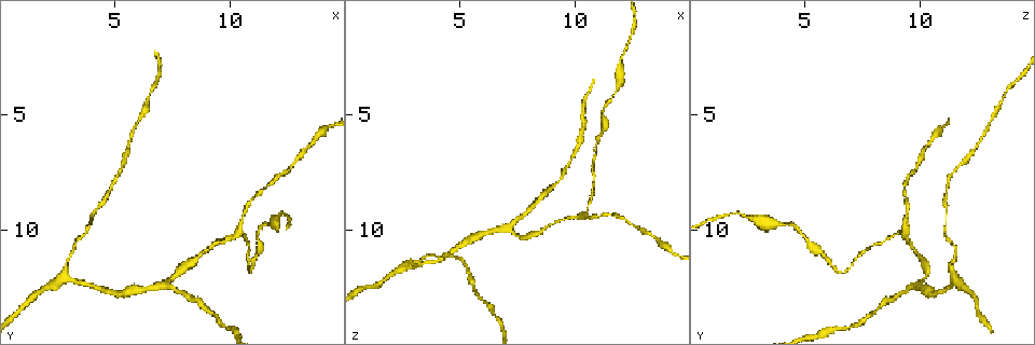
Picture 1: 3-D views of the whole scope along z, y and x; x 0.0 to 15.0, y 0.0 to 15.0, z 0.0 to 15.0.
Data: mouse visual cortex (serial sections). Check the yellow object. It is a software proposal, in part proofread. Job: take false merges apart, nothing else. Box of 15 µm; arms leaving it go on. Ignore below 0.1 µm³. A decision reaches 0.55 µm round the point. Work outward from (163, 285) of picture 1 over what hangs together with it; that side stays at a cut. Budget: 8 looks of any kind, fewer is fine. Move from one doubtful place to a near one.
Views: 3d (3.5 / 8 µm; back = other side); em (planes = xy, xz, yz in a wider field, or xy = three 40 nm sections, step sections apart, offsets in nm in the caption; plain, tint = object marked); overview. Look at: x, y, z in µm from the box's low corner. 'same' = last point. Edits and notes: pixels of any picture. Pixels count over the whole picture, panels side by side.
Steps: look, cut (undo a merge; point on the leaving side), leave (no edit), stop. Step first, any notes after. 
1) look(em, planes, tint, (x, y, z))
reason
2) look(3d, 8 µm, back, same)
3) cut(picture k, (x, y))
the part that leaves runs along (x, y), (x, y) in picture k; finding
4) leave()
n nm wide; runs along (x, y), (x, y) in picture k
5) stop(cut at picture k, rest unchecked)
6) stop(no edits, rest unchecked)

look(3d, 3.5 µm, (8.6, 11.2, 10.1))
calibre changes

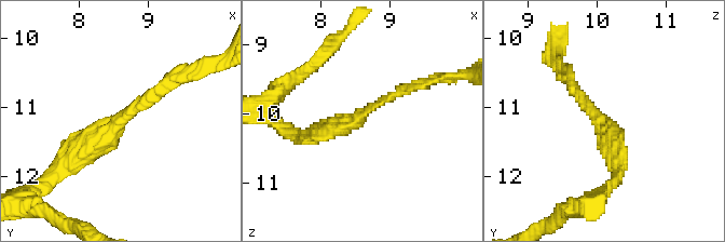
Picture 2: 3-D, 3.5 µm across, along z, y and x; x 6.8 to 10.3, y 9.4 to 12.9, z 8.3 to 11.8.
look(em, planes, tint, (8.60, 11.20, 10.00))

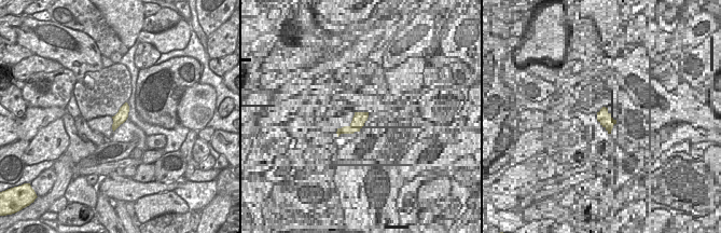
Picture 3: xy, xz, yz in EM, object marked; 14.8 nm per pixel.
leave()
runs along (68, 158), (105, 137), (175, 78) in picture 2; one cell here

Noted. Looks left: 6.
look(3d, 8 µm, (10.3, 10.2, 9.3))
three arms meet

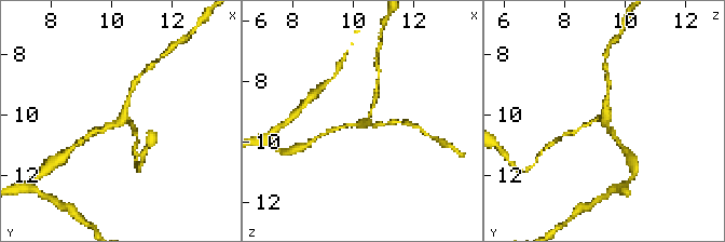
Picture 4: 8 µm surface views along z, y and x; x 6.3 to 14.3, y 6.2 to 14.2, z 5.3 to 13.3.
look(em, planes, tint, (10.4, 10.2, 9.3))
3 arms; arms of 150, 150, 150 nm

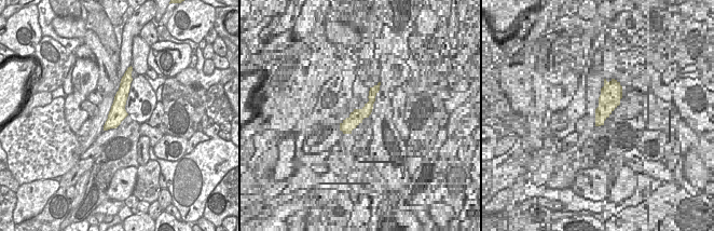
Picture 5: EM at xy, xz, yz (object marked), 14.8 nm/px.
leave()
runs along (338, 129), (364, 122), (374, 96) in picture 4; one cell here

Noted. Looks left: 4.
look(3d, 3.5 µm, (9.5, 13.8, 7.8))

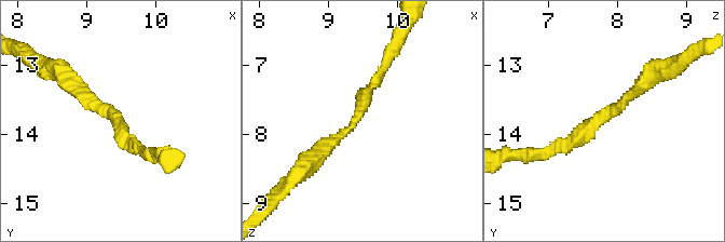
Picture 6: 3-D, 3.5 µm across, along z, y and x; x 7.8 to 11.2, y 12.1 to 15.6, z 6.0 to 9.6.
look(em, xy, step 3, tint, (9.40, 13.70, 7.85))

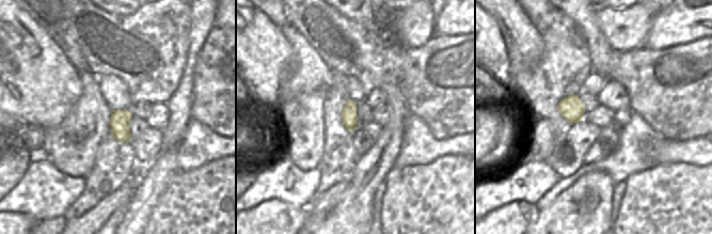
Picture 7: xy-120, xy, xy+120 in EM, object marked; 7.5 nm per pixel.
leave()
runs along (308, 166), (354, 122), (381, 69) in picture 6; continuous, no second cell

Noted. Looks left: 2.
look(3d, 3.5 µm, (11.0, 11.8, 6.6))
sharp bend

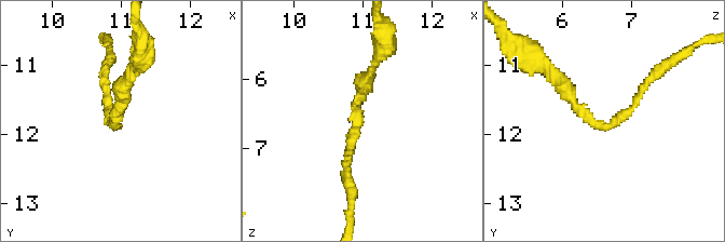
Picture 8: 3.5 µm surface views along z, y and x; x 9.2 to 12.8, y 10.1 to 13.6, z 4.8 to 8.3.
look(em, xy, step 1, tint, (10.90, 11.90, 6.60))
arms of 100, 200 nm; now the EM

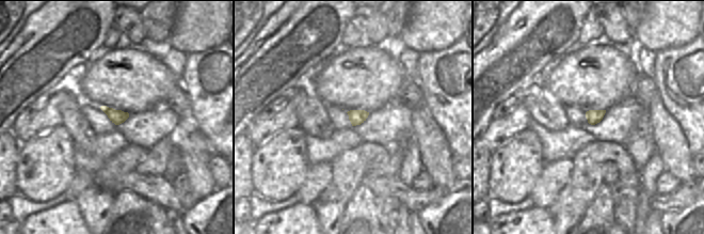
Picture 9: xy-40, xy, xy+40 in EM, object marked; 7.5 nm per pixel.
leave()
runs along (346, 169), (356, 99), (370, 69) in picture 8; all the same cell

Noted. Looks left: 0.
stop(no edits, rest unchecked)

